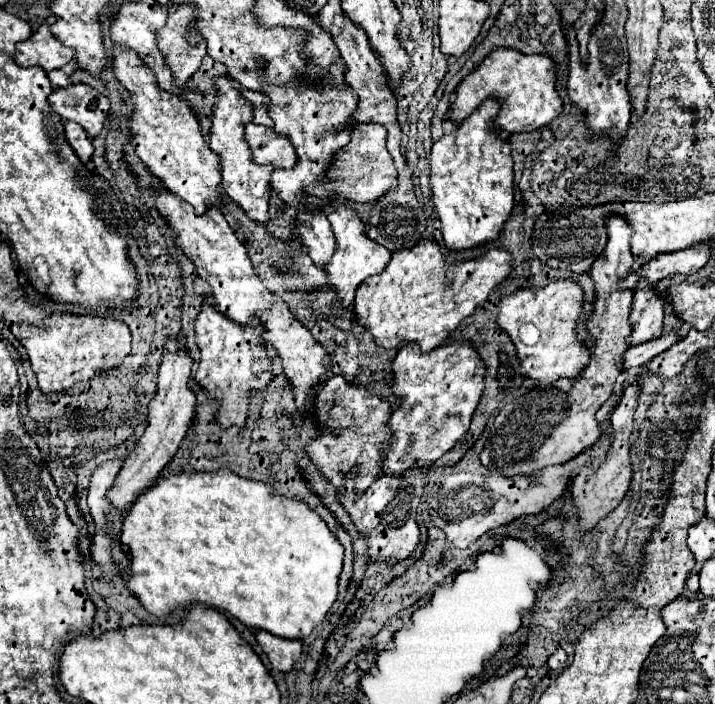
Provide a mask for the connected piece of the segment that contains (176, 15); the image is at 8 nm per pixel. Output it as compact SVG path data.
M181 6L169 10L169 18L165 26L157 32L157 48L161 50L165 64L173 74L173 82L177 86L185 86L185 82L197 72L201 60L205 56L205 44L193 48L183 34L193 24L191 20L191 6Z

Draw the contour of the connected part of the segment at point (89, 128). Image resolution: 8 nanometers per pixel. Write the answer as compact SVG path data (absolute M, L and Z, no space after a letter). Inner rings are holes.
M69 84L67 88L57 88L47 98L63 122L71 120L81 124L89 138L95 138L101 132L109 114L109 100L87 84Z

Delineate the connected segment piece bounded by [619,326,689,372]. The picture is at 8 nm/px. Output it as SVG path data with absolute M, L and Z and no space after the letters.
M681 328L681 332L669 332L669 334L663 334L661 338L657 340L651 340L649 344L641 344L637 348L629 348L625 354L623 354L623 362L619 364L621 372L627 372L629 368L637 368L637 366L643 366L647 364L651 358L655 358L657 354L665 352L667 348L671 348L681 336L685 336L689 328Z

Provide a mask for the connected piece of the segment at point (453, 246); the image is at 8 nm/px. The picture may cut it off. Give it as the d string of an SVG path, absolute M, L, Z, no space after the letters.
M485 100L461 126L441 136L431 150L433 200L439 212L445 246L455 252L497 240L515 208L511 146L493 126L497 112L499 104Z

